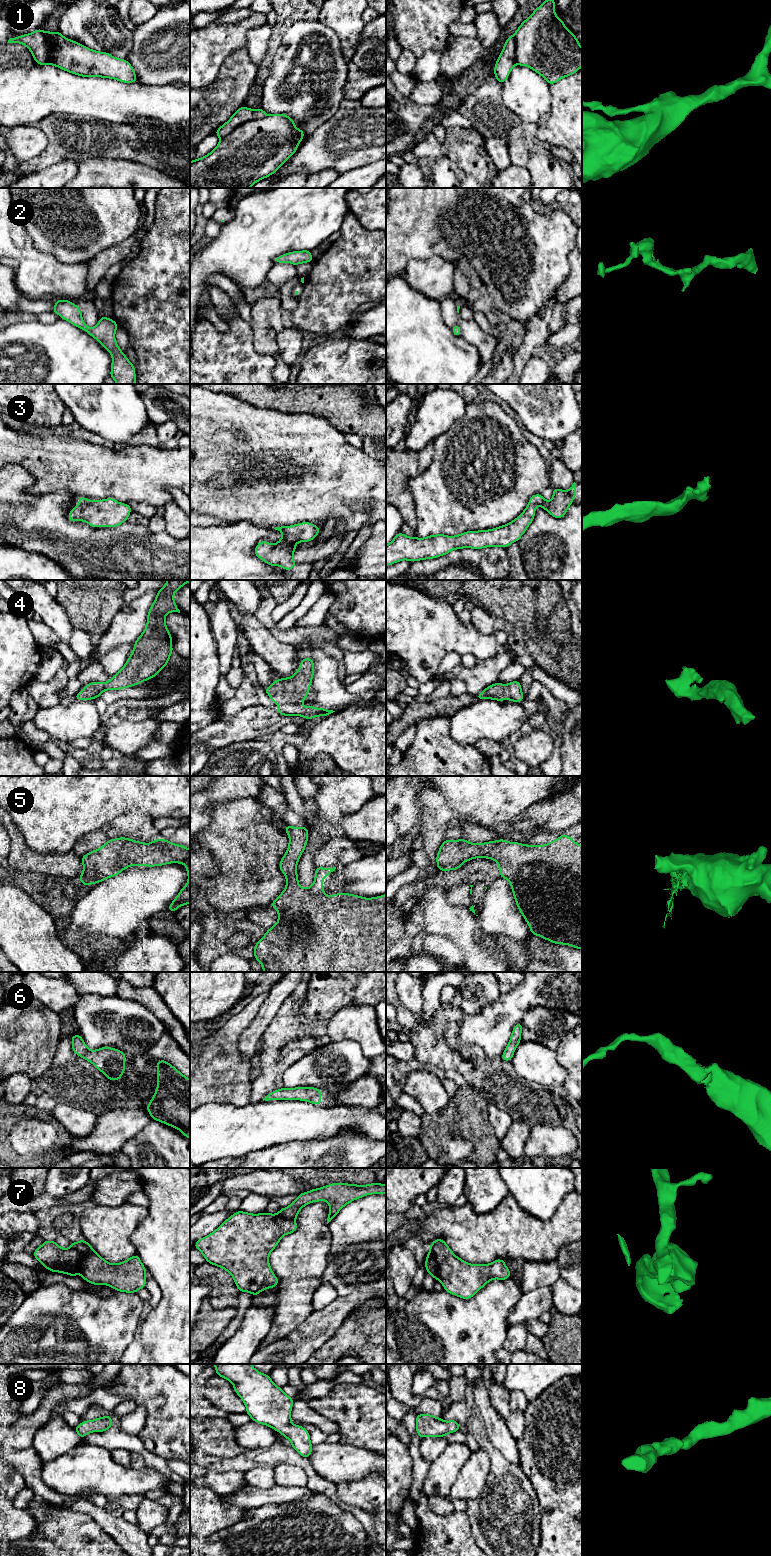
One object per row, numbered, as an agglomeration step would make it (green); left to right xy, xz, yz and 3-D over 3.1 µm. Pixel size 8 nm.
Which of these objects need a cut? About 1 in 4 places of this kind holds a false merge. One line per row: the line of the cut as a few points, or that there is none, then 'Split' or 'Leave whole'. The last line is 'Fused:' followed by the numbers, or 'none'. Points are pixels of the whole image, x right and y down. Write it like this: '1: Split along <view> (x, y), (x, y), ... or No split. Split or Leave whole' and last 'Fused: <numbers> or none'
1: Split along xz (267, 115), (247, 120), (221, 138). Split
2: No split. Leave whole
3: No split. Leave whole
4: No split. Leave whole
5: No split. Leave whole
6: No split. Leave whole
7: Split along yz (430, 1251), (437, 1265), (438, 1278). Split
8: No split. Leave whole
Fused: 1, 7

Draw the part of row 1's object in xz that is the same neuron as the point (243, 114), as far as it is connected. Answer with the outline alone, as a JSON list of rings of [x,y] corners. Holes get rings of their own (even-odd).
[[[242,106],[231,116],[231,118],[226,123],[224,123],[221,127],[219,127],[216,130],[215,134],[218,137],[223,138],[230,134],[239,125],[247,121],[262,119],[266,116],[267,115],[262,108],[253,110]]]

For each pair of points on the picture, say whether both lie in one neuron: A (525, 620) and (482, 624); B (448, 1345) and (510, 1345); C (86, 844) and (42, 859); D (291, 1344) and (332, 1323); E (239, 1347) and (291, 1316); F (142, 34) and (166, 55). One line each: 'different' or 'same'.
A: different
B: different
C: different
D: same
E: different
F: same

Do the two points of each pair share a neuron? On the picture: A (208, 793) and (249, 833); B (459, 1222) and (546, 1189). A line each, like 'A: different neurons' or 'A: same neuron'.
A: different neurons
B: different neurons

